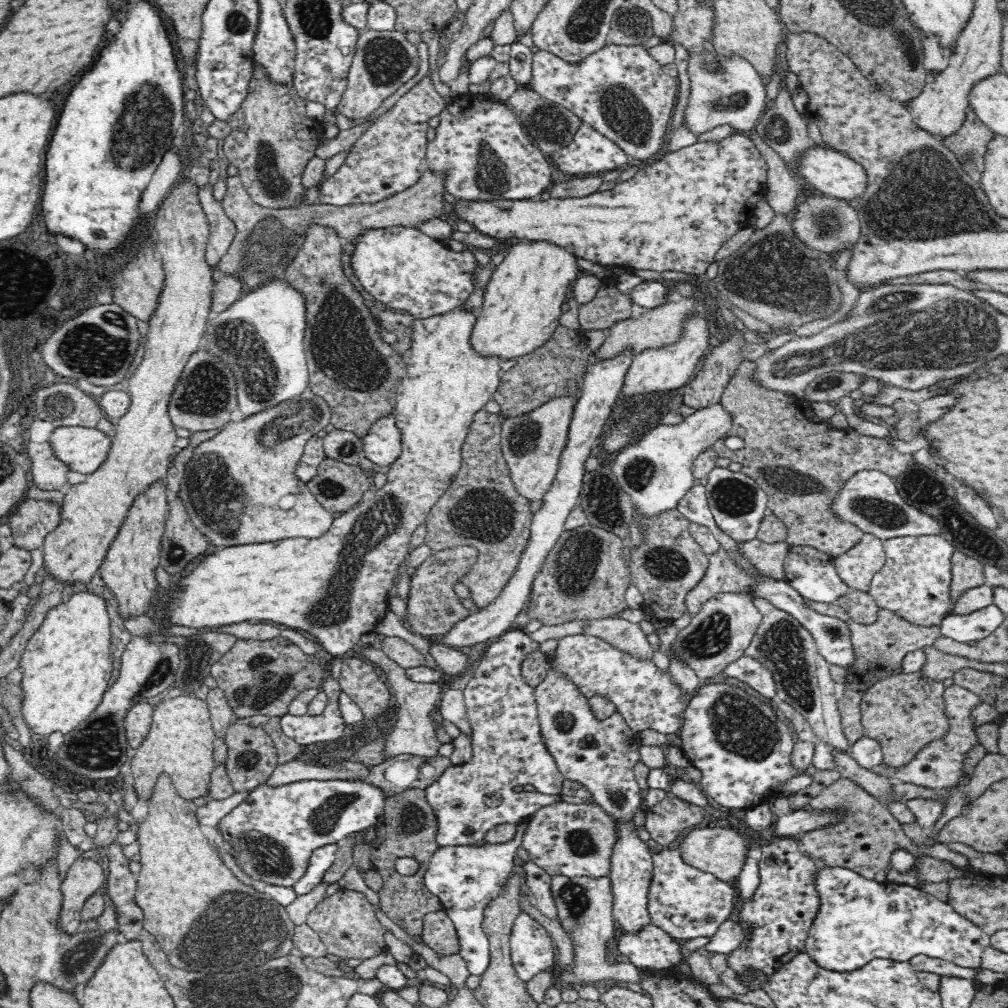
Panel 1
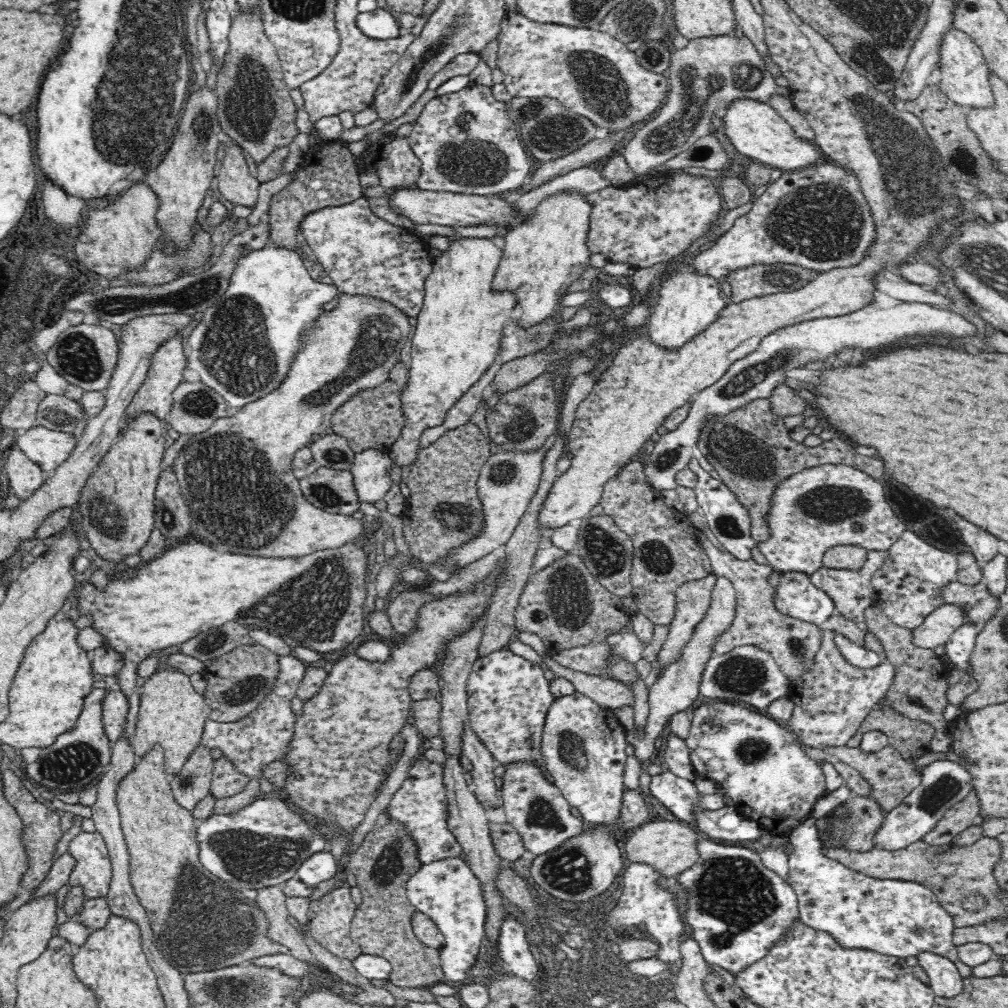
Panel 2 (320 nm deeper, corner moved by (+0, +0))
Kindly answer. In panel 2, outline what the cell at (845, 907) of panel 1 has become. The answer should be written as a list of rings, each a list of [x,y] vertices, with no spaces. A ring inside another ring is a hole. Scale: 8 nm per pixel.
[[[815,816],[808,817],[804,824],[796,827],[789,834],[789,842],[794,847],[789,856],[789,883],[798,897],[799,918],[804,924],[828,932],[844,948],[865,948],[904,959],[916,956],[918,952],[935,952],[951,961],[958,960],[957,946],[952,943],[954,931],[958,929],[954,926],[952,916],[942,908],[938,897],[930,889],[907,880],[872,878],[822,855],[822,842]]]

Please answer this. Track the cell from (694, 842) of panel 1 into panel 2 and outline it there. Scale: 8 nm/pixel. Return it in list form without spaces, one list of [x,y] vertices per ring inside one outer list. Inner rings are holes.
[[[663,819],[648,821],[632,829],[626,836],[624,850],[630,863],[648,864],[660,876],[675,876],[678,872],[690,868],[698,860],[696,842],[700,839],[694,828],[681,821]]]

